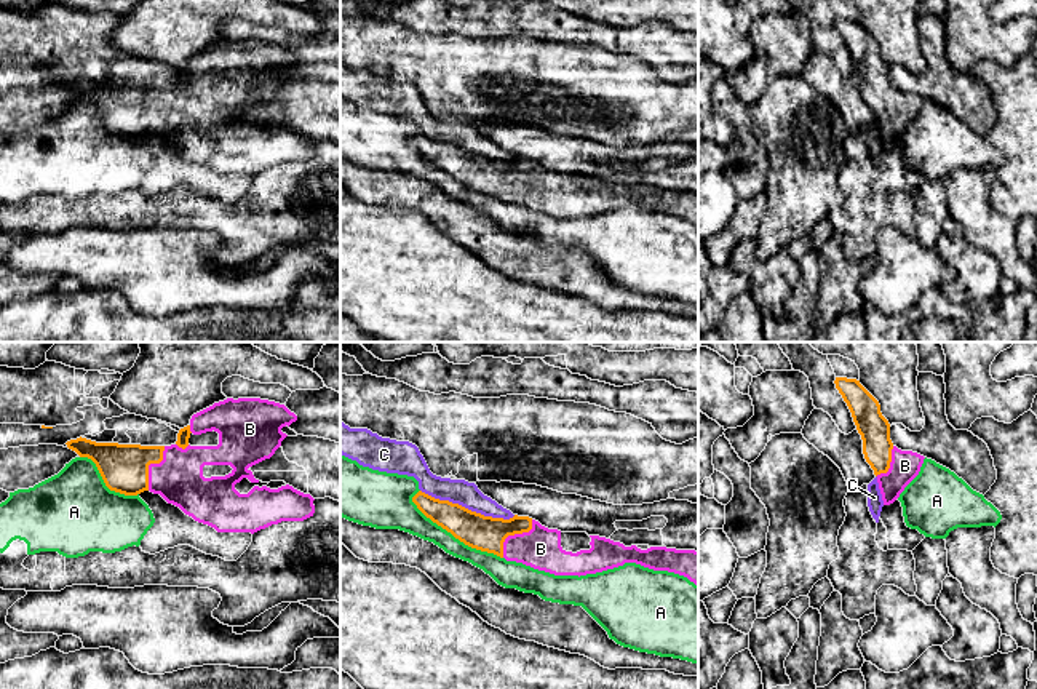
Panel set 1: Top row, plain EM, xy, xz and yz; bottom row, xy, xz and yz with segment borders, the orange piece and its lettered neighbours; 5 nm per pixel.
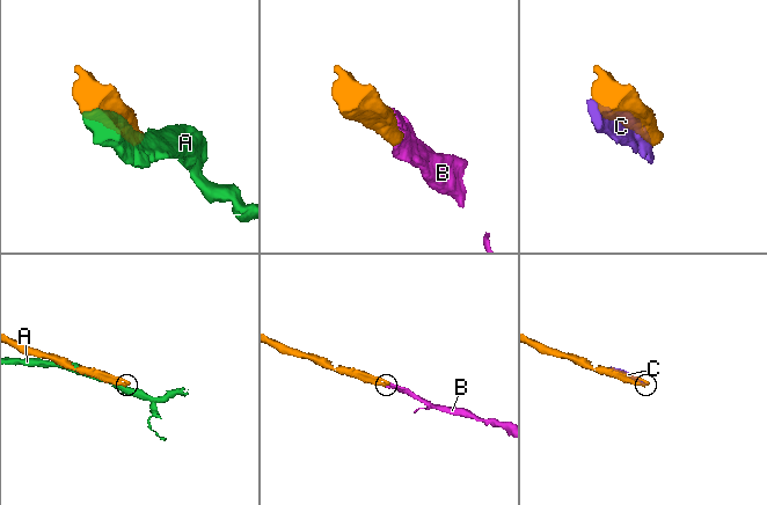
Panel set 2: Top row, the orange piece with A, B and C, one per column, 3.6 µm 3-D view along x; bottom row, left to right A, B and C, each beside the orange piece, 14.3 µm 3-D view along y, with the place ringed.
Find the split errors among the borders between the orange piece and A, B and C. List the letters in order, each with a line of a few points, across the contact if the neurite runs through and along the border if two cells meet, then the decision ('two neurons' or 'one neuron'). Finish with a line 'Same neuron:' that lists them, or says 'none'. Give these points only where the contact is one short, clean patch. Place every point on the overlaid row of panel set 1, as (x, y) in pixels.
A: two neurons
B: one neuron
C: two neurons
Same neuron: B

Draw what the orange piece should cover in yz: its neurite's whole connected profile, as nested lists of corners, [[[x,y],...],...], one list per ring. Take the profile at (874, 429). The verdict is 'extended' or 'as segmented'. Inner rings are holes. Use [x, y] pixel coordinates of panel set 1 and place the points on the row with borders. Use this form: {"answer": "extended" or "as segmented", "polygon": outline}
{"answer": "extended", "polygon": [[[836,377],[836,388],[847,403],[858,433],[863,440],[863,454],[877,476],[884,505],[893,504],[904,488],[919,475],[924,456],[898,449],[890,440],[890,424],[880,412],[879,401],[856,379]]]}

